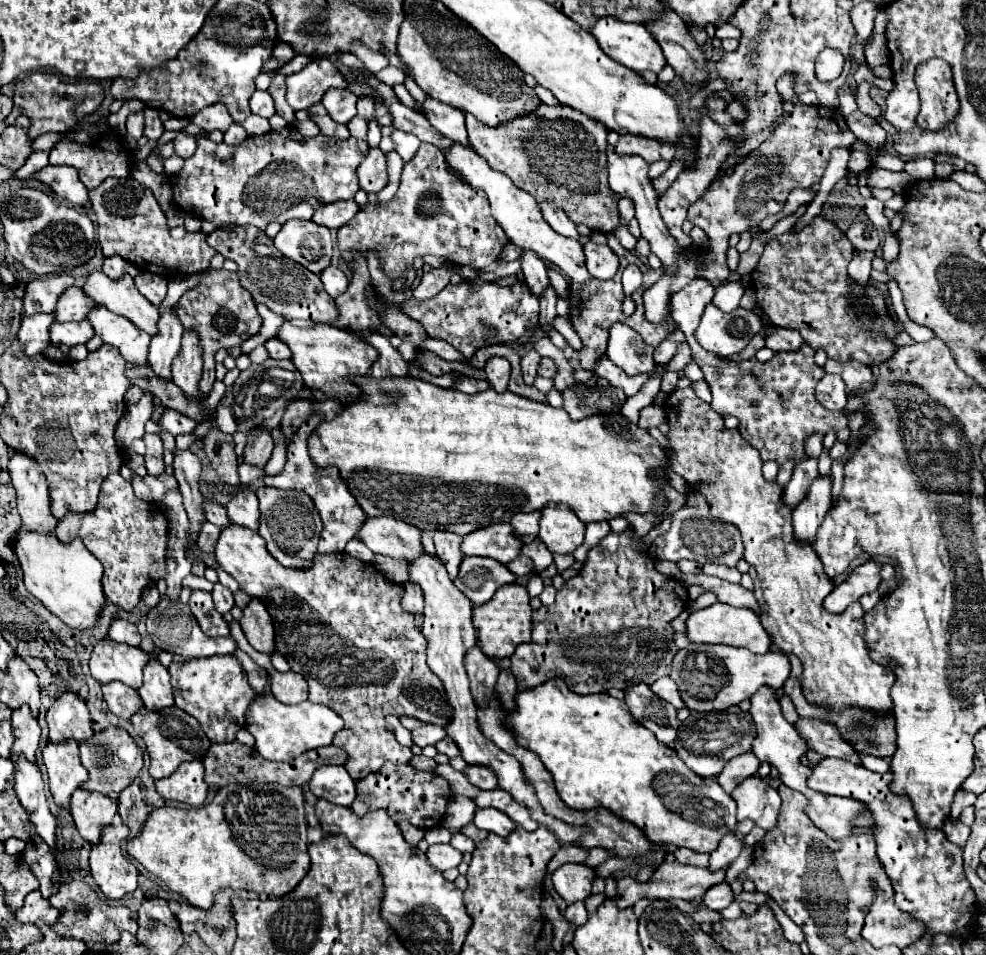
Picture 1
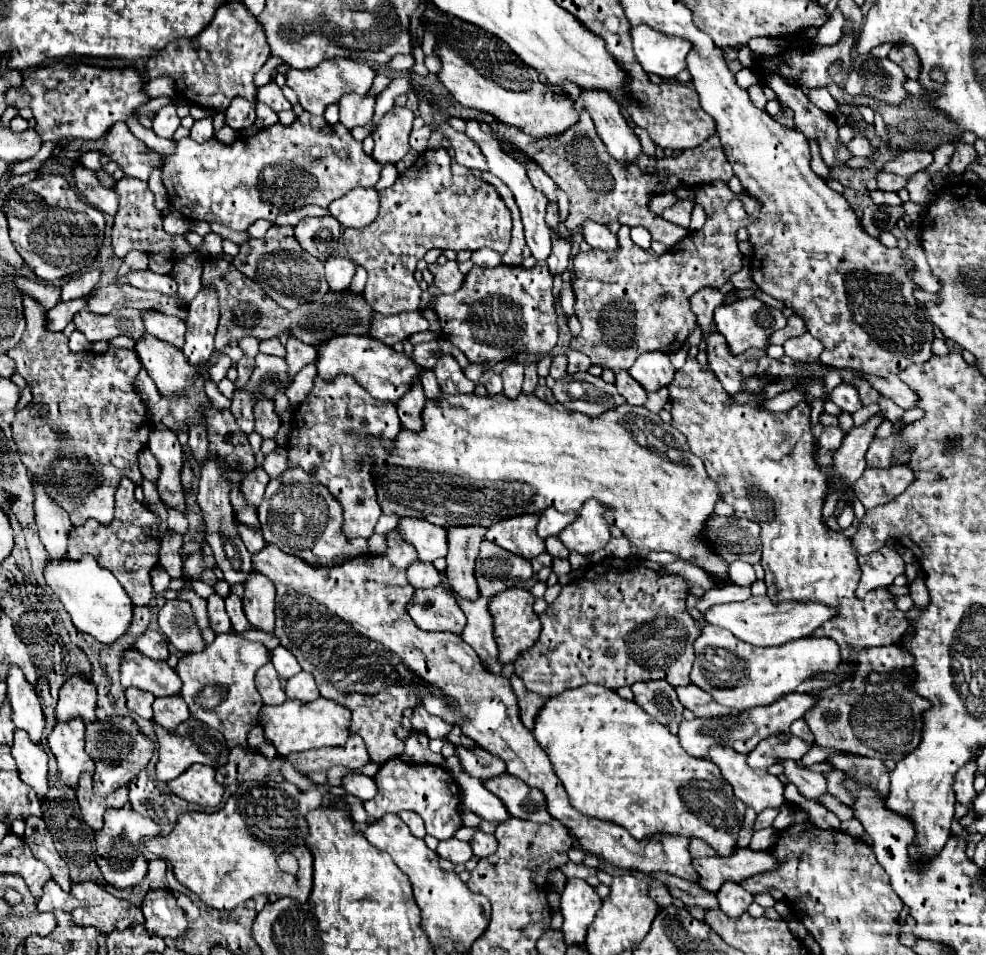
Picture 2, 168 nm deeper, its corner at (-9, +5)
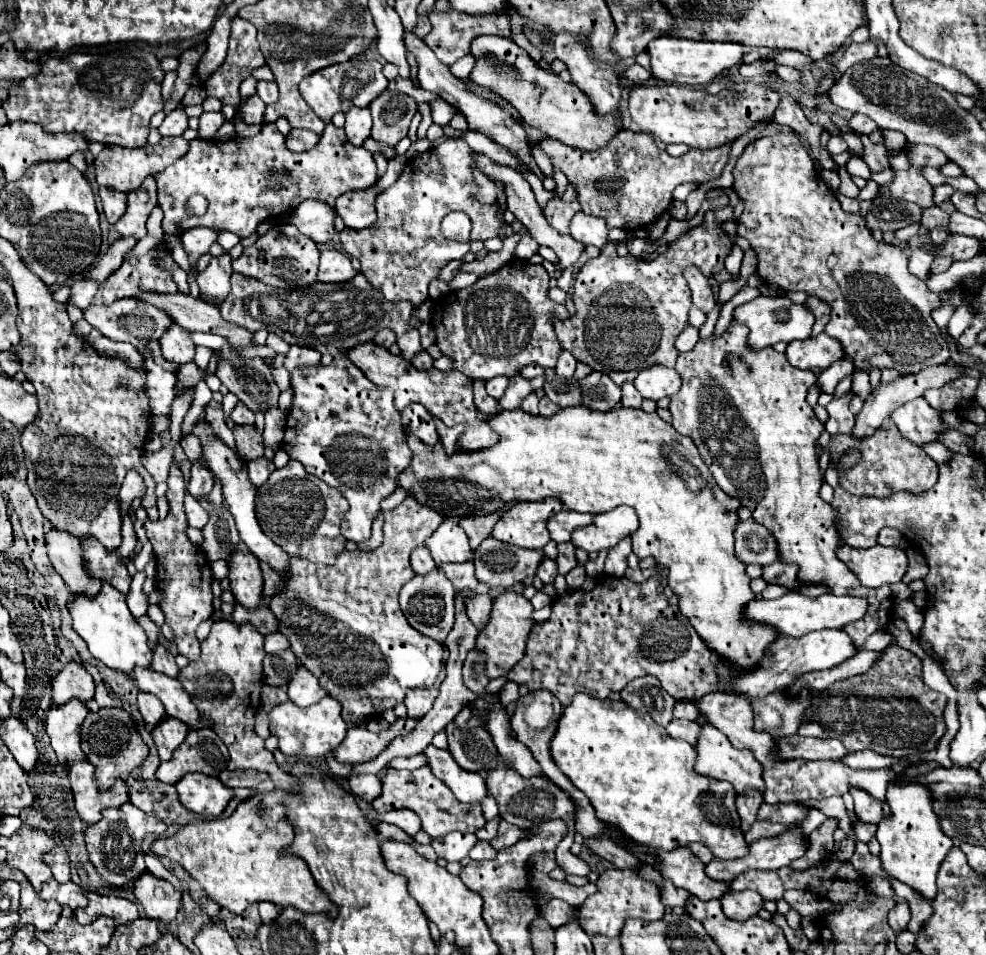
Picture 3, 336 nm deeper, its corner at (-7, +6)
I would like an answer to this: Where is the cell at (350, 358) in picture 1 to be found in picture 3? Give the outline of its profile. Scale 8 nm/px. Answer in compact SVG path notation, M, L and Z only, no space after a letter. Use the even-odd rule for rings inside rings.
M361 343L349 351L345 351L345 357L351 359L359 369L363 369L365 377L373 381L375 385L389 387L395 391L395 409L403 411L409 403L421 403L433 417L441 419L447 427L453 427L457 423L465 425L465 431L457 439L459 451L479 451L493 447L499 441L499 435L487 425L487 417L481 417L473 403L473 381L465 377L463 373L451 369L451 371L419 371L415 369L407 359L391 355L387 349L373 345L373 343Z

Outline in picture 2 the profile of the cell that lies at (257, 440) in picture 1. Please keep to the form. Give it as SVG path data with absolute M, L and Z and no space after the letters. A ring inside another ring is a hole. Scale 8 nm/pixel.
M263 400L255 404L255 432L263 438L275 438L277 430L281 426L279 416L275 414L275 404L271 400Z

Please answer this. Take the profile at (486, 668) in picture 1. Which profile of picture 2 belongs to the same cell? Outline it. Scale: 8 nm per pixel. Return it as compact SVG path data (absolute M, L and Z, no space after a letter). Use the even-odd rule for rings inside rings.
M439 572L439 577L444 587L453 595L457 604L461 606L463 614L466 616L466 626L461 634L461 638L479 654L483 666L489 670L489 672L495 672L499 674L503 664L499 662L499 650L497 650L497 642L493 638L493 622L491 622L491 616L487 612L487 604L489 600L487 598L479 598L475 602L469 602L469 600L461 600L451 588L448 583L448 579L445 572Z

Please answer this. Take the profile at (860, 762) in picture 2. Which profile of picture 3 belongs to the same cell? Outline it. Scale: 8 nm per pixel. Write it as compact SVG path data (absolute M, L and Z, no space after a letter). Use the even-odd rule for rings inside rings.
M851 789L851 795L855 799L855 815L863 823L875 823L877 825L891 811L891 809L887 809L887 803L881 803L881 801L869 797L861 789Z

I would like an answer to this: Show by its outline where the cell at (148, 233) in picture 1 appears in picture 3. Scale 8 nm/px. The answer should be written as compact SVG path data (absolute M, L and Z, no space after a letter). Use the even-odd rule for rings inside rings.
M147 177L141 185L141 189L131 191L127 195L127 213L115 223L115 229L121 237L133 235L137 239L141 239L147 229L145 229L145 221L149 217L149 213L153 211L153 207L157 205L157 185L153 177Z

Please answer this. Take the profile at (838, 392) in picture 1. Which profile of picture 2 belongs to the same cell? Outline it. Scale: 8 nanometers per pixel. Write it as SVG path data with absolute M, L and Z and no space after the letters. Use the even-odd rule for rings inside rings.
M843 382L839 386L833 388L833 392L829 394L829 400L835 402L841 410L847 410L847 412L857 412L861 408L861 402L859 402L859 394L857 394L857 388L849 382Z

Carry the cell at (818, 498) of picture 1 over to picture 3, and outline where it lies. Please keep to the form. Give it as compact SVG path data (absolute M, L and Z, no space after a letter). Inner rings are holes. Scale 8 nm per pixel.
M933 365L931 369L923 369L923 371L915 373L915 375L913 375L913 373L901 375L899 381L893 381L893 383L887 383L887 385L879 383L879 385L871 391L871 395L867 397L867 401L865 401L865 405L863 405L863 409L861 409L861 413L857 415L857 421L855 421L855 427L853 427L853 435L855 435L857 439L863 439L863 437L875 433L877 427L883 423L883 419L887 419L887 417L891 415L891 411L895 411L897 407L901 407L903 403L907 403L907 401L911 401L911 399L915 399L915 397L923 397L923 393L925 393L927 389L943 387L947 381L955 381L957 377L961 377L961 371L959 371L957 367L953 367L953 365Z

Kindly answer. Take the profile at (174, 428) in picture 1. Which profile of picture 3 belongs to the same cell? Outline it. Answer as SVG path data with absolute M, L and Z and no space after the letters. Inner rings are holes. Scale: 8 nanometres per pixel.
M201 461L193 463L191 479L189 479L189 485L187 485L189 495L193 495L195 499L207 497L211 493L211 489L213 489L213 475L211 475L211 471L205 469Z

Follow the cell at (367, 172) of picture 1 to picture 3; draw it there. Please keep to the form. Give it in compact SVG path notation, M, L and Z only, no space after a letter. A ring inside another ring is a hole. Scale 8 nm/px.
M383 91L369 105L373 117L371 137L395 147L409 131L409 123L417 113L417 103L413 97L397 91Z

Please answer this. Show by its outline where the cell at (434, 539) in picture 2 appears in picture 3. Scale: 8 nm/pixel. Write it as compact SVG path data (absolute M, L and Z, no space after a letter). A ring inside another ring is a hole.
M445 519L437 527L437 531L425 541L425 545L429 547L437 567L445 563L473 561L473 549L469 545L469 539L453 519Z

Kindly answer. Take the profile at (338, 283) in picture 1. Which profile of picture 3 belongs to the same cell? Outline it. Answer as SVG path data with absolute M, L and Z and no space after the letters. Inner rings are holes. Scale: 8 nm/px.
M327 249L321 253L317 281L321 281L321 283L343 283L355 275L357 275L357 271L353 269L353 265L345 253L341 253L337 249Z

